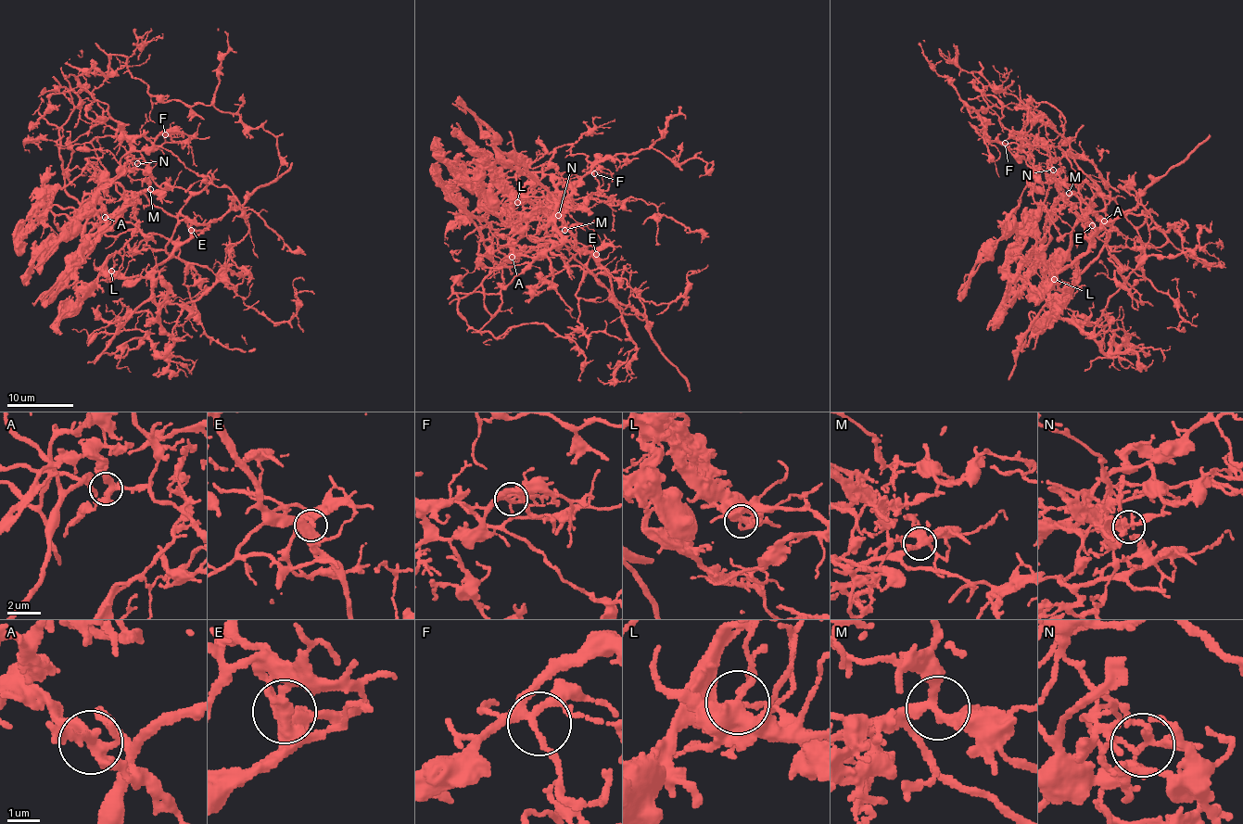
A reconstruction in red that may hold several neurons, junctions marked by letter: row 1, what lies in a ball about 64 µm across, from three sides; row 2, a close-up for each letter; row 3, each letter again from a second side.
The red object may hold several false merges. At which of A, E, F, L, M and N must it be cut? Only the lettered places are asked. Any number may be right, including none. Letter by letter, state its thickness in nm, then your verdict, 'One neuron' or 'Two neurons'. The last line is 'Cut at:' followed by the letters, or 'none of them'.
A: Thickness 320 nm. One neuron
E: Thickness 360 nm. Two neurons
F: Thickness 240 nm. One neuron
L: Thickness 260 nm. One neuron
M: Thickness 260 nm. One neuron
N: Thickness 240 nm. Two neurons
Cut at: E, N

